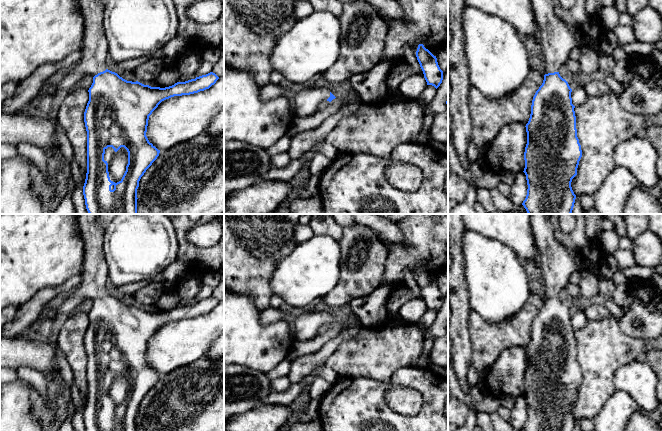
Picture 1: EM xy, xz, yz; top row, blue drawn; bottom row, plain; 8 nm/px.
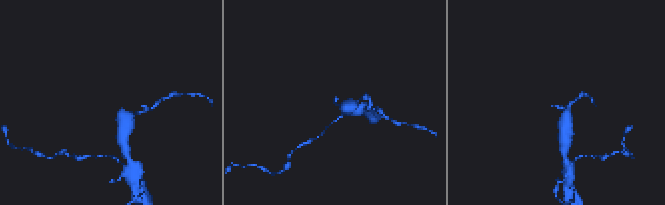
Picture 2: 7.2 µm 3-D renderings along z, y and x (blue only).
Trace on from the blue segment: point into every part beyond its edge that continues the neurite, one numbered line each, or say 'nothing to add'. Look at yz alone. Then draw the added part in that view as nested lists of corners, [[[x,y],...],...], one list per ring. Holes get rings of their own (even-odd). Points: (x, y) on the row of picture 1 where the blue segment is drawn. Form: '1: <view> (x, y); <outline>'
1: yz (558, 38); [[[531,0],[531,4],[542,39],[545,73],[559,72],[570,60],[569,54],[579,49],[581,34],[557,17],[552,0]]]

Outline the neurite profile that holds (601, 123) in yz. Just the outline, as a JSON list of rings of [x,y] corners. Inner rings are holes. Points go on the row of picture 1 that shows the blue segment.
[[[614,92],[588,96],[574,111],[582,157],[571,187],[576,197],[580,197],[598,190],[616,167],[615,147],[643,131],[645,117],[623,109]]]

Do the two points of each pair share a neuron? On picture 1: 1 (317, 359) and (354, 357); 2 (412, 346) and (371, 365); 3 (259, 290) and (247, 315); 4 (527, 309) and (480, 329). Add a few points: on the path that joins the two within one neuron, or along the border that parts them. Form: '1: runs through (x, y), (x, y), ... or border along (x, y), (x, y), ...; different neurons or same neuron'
1: border along (344, 341), (324, 364); different neurons
2: runs through (402, 346), (388, 348), (381, 355); same neuron
3: border along (234, 291), (248, 294), (260, 312); different neurons
4: runs through (517, 321), (507, 331), (492, 331); same neuron

